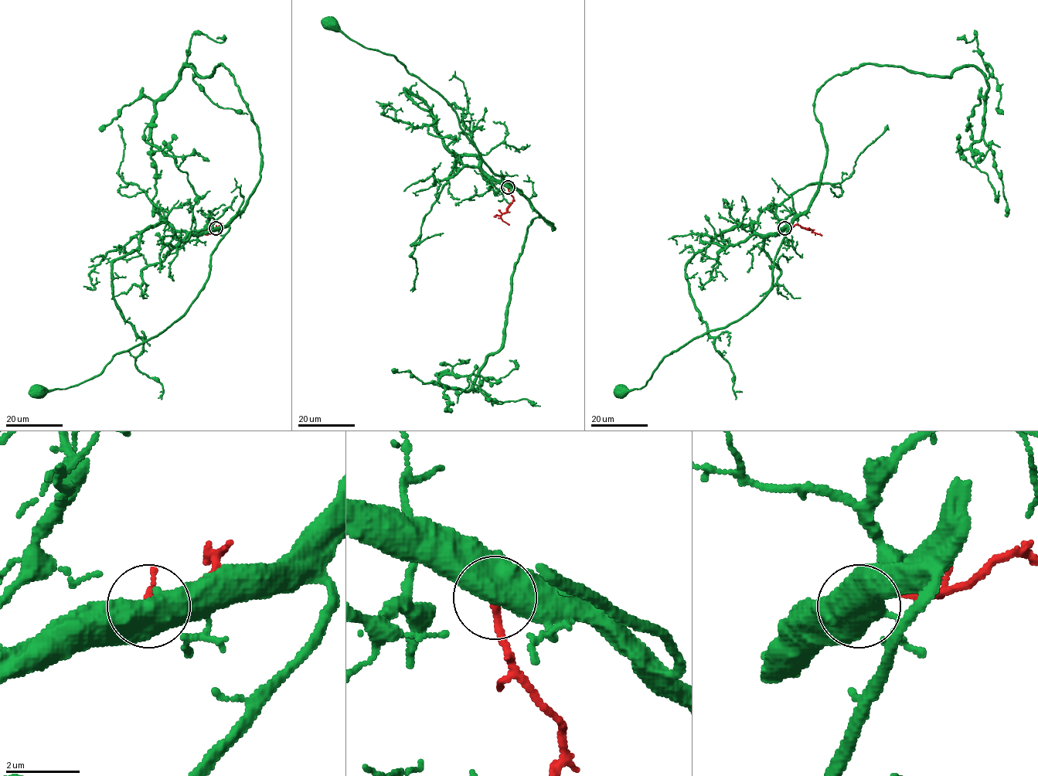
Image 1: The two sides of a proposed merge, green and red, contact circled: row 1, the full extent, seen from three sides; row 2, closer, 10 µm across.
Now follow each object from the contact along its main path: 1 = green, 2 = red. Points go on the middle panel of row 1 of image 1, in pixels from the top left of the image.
1: (508, 188), (522, 192), (483, 159), (454, 108), (437, 92), (393, 55), (359, 45), (331, 24)
2: (508, 188), (513, 201), (500, 216), (509, 225)

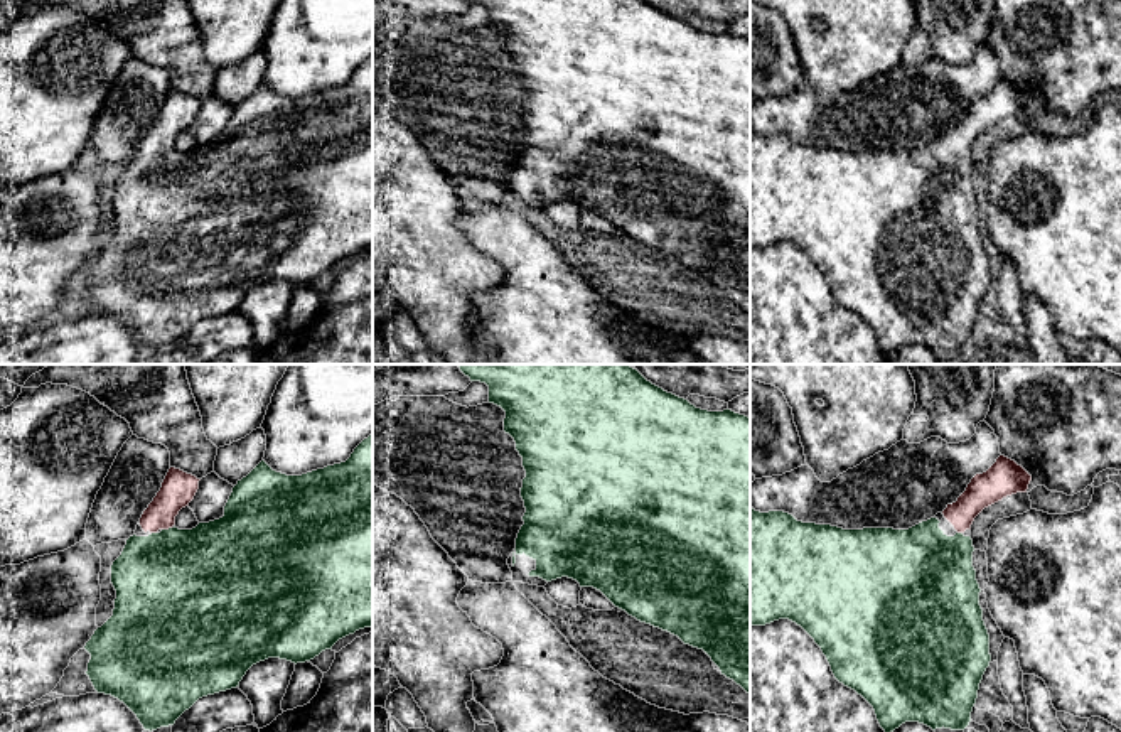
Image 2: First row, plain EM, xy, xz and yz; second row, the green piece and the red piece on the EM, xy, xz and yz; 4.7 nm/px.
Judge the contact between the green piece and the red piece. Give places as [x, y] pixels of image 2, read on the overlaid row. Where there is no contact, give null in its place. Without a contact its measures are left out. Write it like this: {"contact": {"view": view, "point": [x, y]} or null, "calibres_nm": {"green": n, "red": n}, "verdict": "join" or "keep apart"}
{"contact": {"view": "xy", "point": [166, 530]}, "calibres_nm": {"green": 500, "red": 160}, "verdict": "join"}

